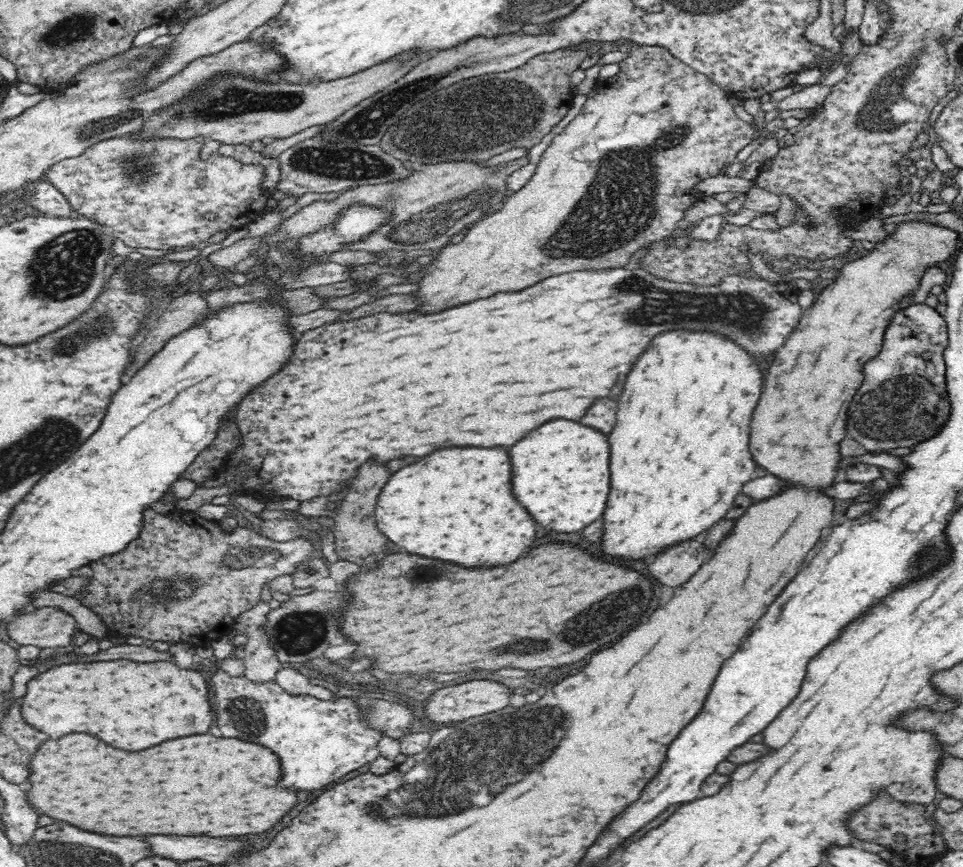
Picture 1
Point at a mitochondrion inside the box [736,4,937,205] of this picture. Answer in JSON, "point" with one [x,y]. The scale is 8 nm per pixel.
{"point":[881,111]}

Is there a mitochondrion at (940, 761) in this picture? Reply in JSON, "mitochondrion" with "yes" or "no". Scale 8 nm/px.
{"mitochondrion":"no"}

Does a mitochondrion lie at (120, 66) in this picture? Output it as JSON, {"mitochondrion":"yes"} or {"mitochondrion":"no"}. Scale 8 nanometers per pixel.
{"mitochondrion":"yes"}

